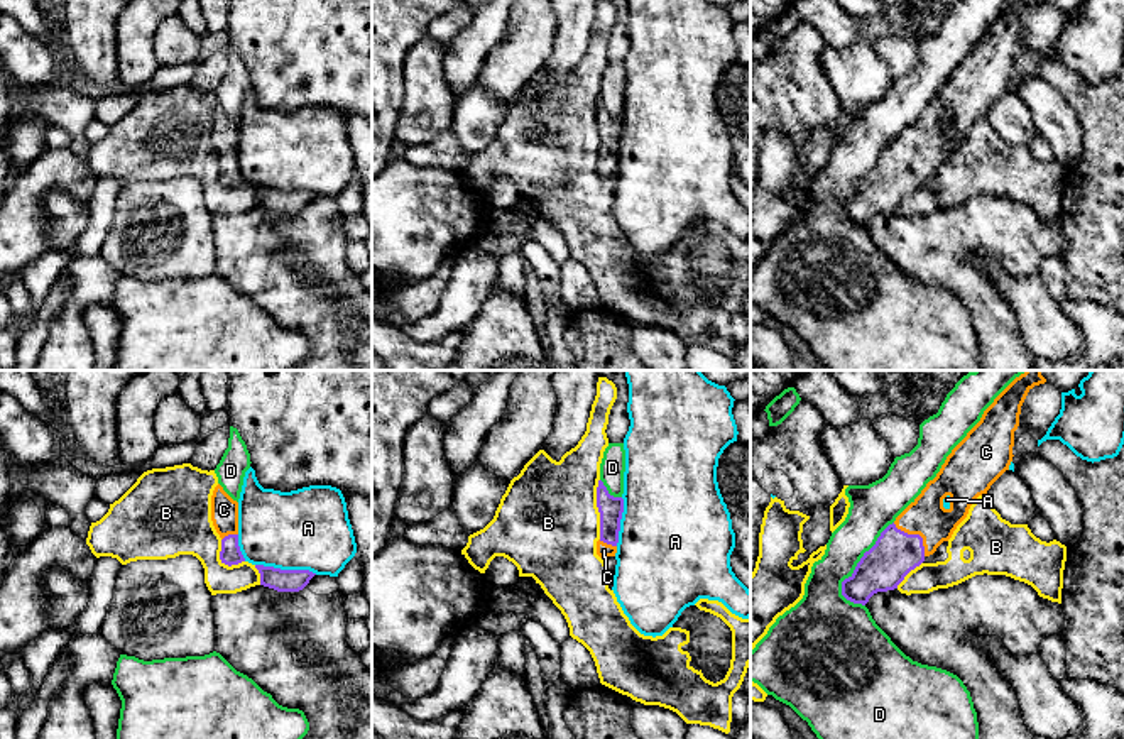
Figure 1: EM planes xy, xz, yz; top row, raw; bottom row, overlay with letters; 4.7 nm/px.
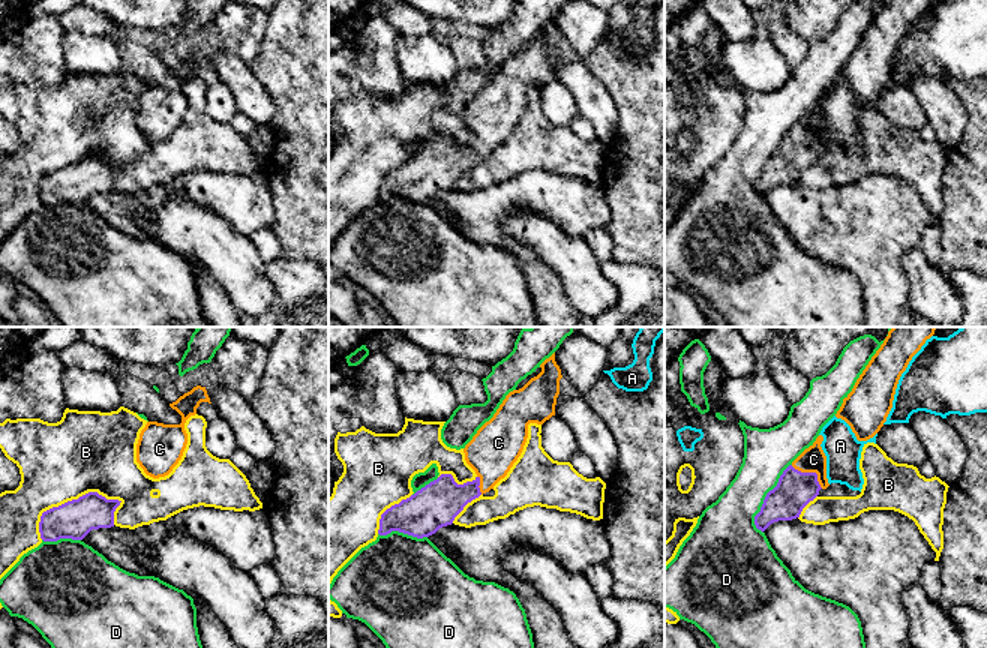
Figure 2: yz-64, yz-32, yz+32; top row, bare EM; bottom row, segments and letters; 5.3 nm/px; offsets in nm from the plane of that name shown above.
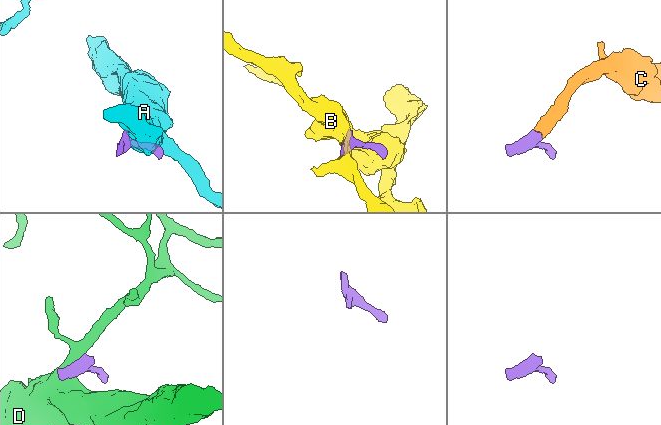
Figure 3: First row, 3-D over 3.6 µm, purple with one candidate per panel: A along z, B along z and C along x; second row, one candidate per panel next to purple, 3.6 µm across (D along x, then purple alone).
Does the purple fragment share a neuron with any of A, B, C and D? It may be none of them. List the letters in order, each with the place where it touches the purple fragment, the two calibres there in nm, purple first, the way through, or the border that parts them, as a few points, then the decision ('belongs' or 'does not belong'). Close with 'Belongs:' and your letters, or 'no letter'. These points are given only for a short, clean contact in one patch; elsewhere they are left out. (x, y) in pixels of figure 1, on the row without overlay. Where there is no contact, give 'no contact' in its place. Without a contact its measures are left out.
A: xy (286, 191) | 110/380 nm | does not belong
B: xz (599, 131) | 120/500 nm | does not belong
C: yz (916, 156) | 220/190 nm | across yz (881, 190), (916, 156), (925, 146), (927, 137) | belongs
D: yz (859, 183) | 220/220 nm | does not belong
Belongs: C

